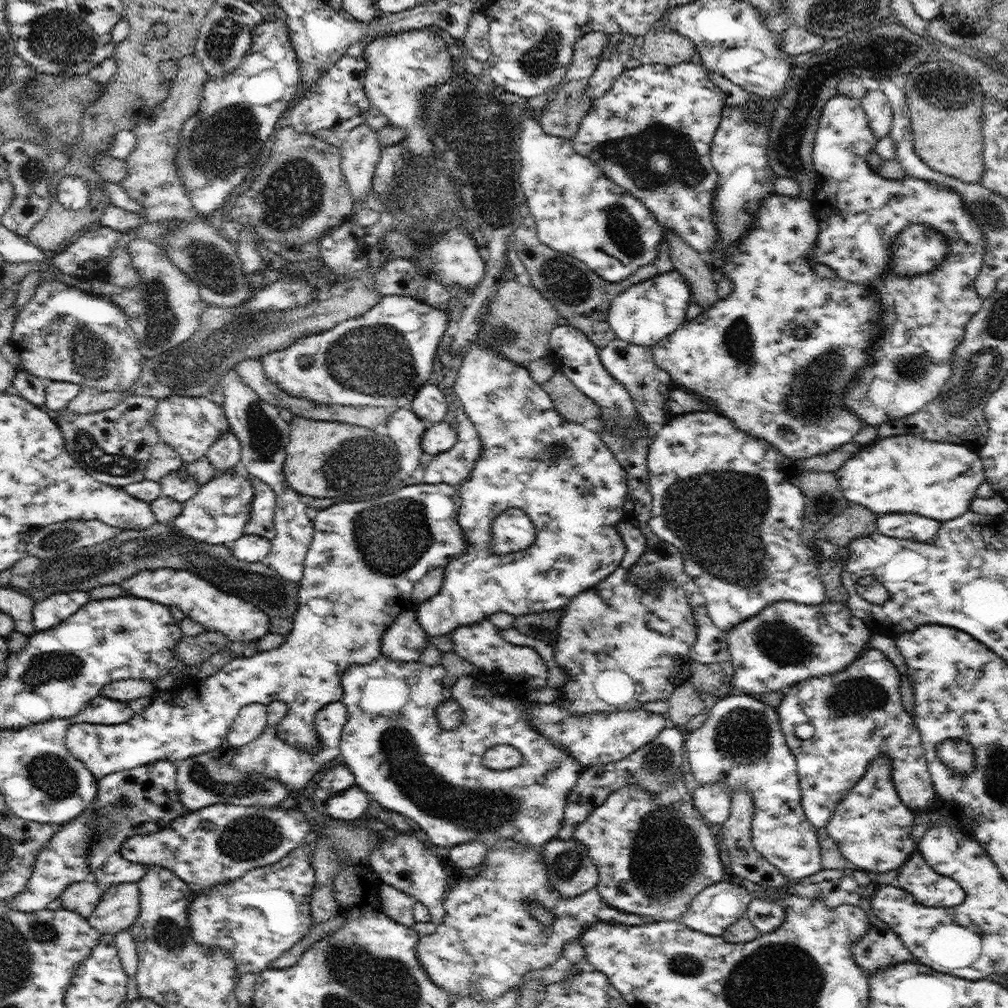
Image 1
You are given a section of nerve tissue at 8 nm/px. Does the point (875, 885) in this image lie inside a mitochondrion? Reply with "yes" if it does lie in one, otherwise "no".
no

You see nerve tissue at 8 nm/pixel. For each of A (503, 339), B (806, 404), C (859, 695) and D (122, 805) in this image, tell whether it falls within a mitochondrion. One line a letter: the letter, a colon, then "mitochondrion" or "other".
A: mitochondrion
B: mitochondrion
C: mitochondrion
D: mitochondrion

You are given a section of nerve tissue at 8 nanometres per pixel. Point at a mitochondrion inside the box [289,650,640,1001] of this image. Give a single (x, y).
(477, 811)

